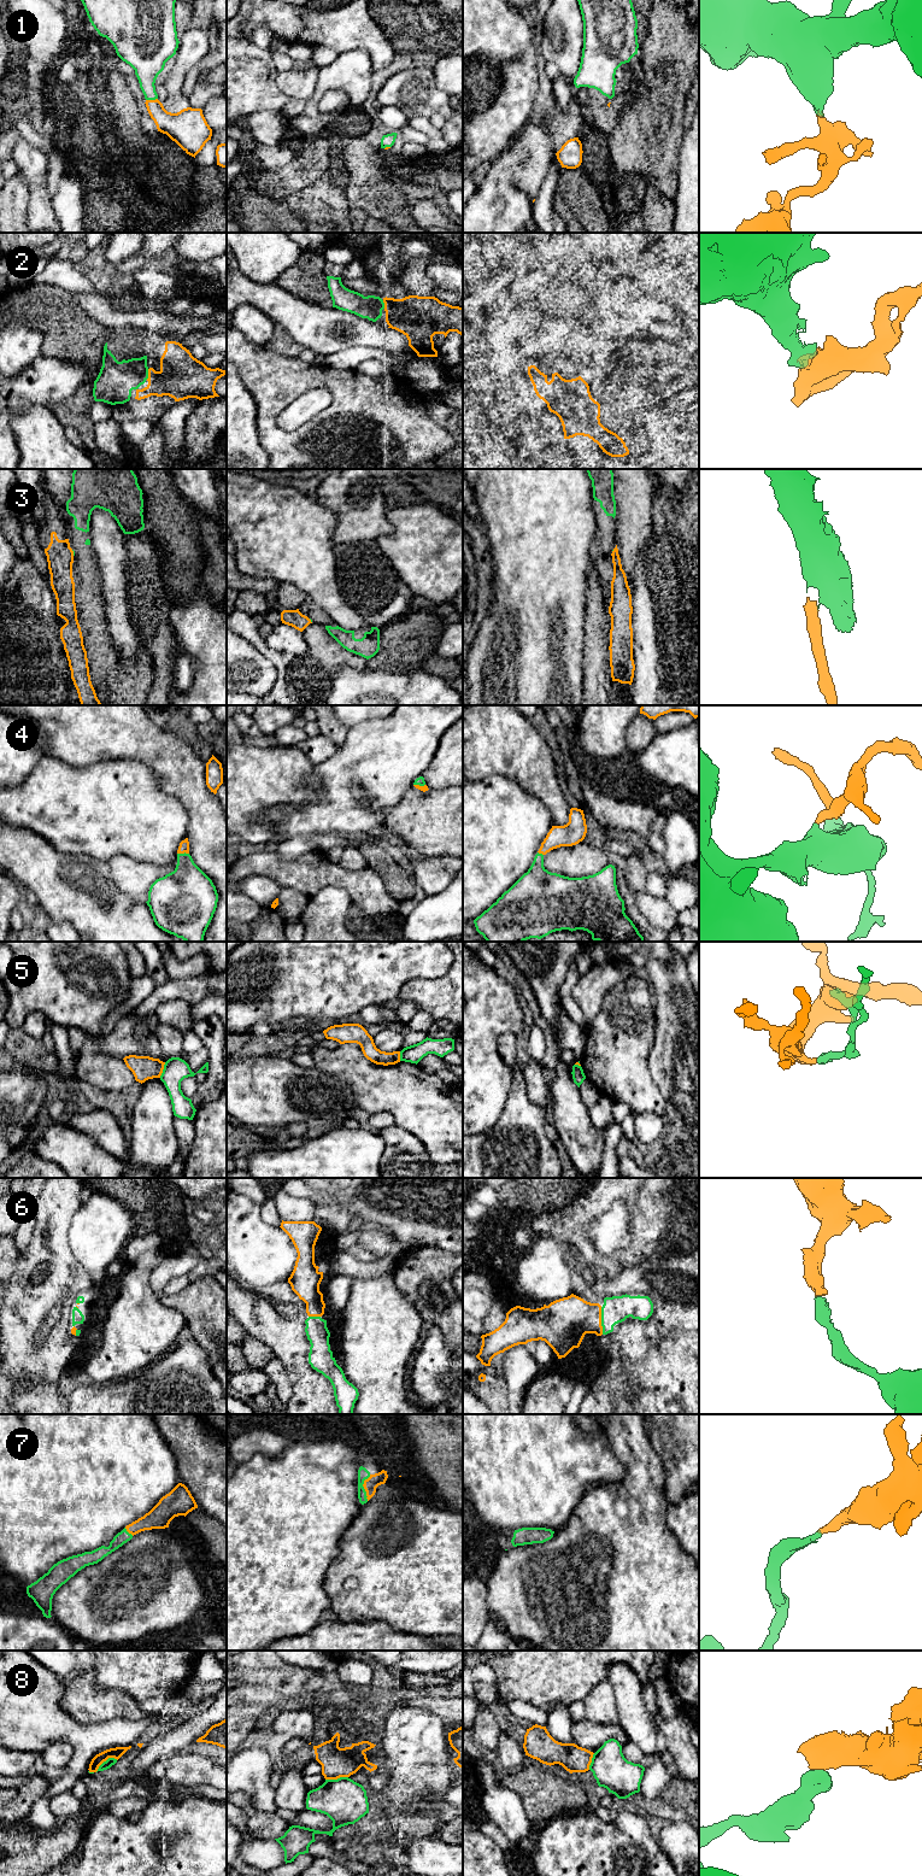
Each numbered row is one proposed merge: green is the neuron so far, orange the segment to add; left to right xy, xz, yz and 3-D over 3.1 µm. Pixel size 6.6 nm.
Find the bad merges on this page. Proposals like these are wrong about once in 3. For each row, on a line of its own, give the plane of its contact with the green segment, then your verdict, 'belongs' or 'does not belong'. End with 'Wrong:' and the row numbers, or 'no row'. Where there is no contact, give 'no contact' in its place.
1: xy | belongs
2: xy | belongs
3: xy | does not belong
4: xy | belongs
5: xy | does not belong
6: yz | belongs
7: xz | belongs
8: xy | does not belong
Wrong: 3, 5, 8

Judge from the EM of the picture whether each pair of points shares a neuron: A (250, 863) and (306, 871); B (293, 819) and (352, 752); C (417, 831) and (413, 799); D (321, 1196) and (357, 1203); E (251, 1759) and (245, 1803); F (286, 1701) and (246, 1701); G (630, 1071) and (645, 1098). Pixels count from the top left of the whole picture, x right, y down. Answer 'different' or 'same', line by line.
A: same
B: same
C: same
D: different
E: different
F: same
G: same

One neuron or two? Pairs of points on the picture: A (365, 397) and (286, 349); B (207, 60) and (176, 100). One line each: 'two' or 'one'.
A: two
B: two

